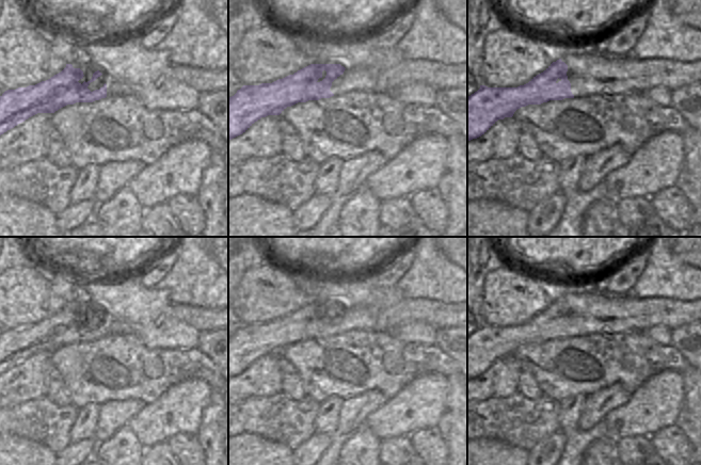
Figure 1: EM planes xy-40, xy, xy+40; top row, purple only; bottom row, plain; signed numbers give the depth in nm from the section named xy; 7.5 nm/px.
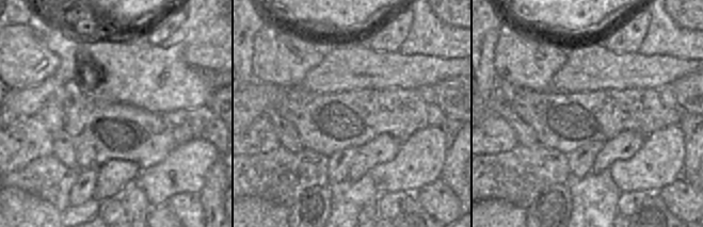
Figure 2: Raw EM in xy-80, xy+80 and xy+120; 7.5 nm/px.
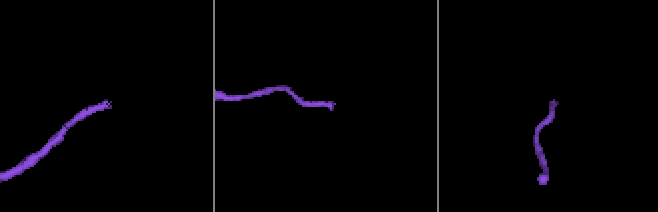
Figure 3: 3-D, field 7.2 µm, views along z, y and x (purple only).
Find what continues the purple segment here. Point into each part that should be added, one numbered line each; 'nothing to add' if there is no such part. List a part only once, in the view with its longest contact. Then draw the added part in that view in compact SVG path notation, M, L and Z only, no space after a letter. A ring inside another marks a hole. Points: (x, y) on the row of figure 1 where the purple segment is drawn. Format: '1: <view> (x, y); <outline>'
1: xy+40 (596, 73); M593 45L592 53L564 55L568 80L574 98L594 94L642 94L663 85L678 90L701 83L701 60L639 60L631 55L607 55Z

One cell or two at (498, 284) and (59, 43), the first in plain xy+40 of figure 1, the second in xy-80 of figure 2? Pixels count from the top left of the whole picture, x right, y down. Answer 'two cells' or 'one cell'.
two cells

